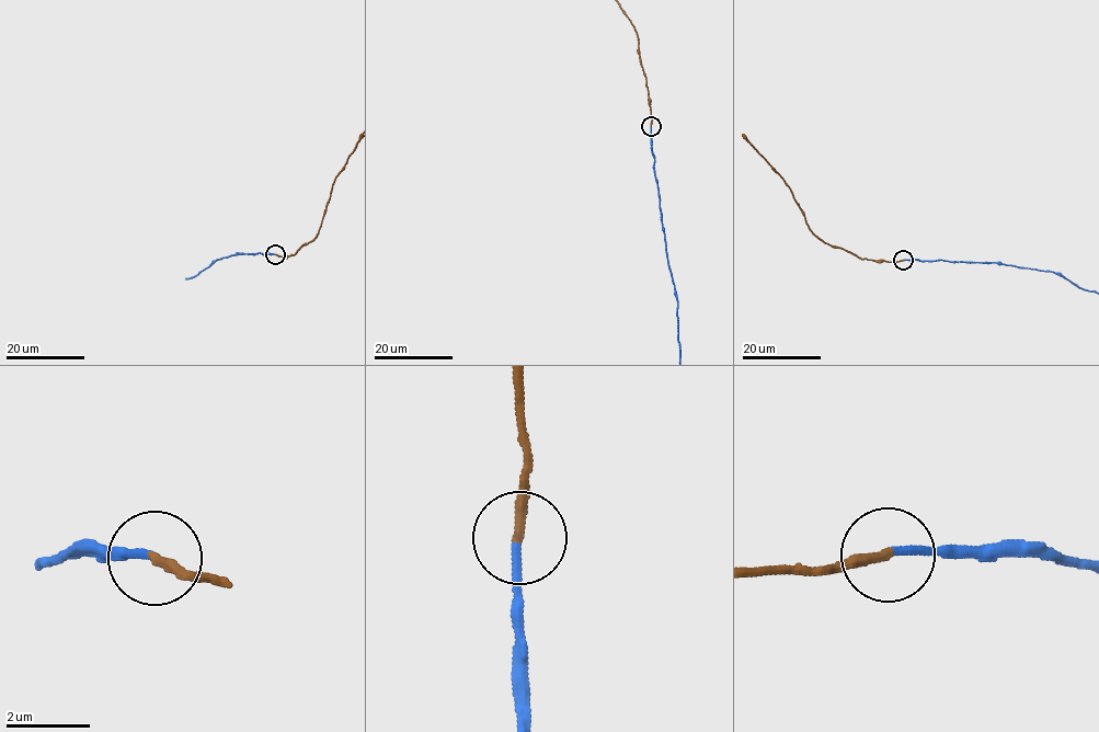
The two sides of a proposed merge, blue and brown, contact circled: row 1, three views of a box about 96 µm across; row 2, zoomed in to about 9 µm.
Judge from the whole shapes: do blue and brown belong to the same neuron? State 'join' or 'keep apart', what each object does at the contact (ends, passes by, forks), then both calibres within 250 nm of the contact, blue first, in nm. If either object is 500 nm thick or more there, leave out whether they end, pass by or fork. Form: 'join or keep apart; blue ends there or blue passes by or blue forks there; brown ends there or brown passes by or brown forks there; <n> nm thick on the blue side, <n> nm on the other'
join; blue ends there; brown ends there; 190 nm thick on the blue side, 240 nm on the other

